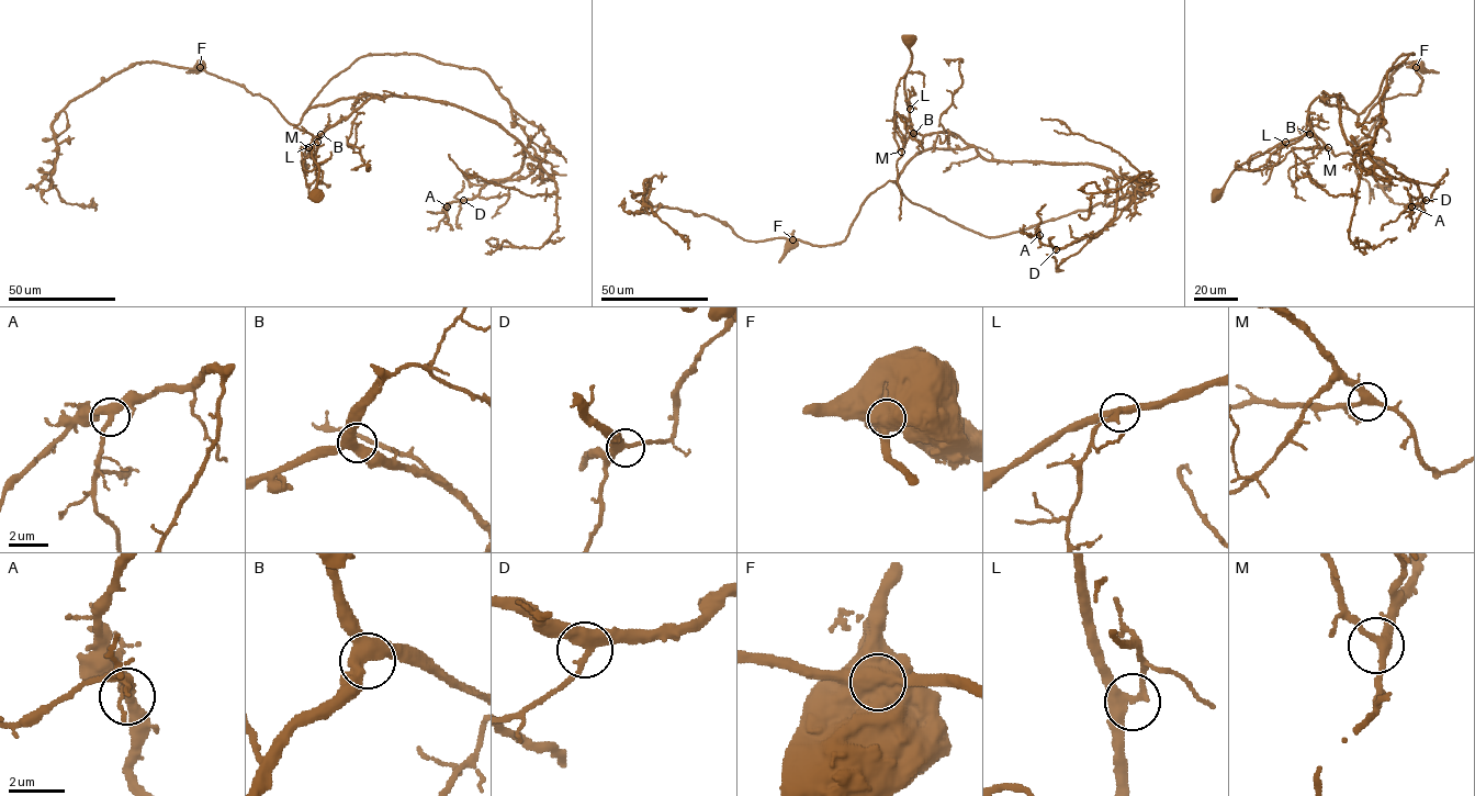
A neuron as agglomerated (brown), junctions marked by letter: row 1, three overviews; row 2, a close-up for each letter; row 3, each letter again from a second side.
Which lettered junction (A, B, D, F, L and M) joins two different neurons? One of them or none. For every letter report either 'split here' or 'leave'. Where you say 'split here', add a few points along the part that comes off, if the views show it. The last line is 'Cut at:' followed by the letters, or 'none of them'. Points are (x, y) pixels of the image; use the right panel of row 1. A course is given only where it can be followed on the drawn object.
A: leave
B: leave
D: leave
F: split here; course (1416, 67), (1439, 73)
L: leave
M: leave
Cut at: F

